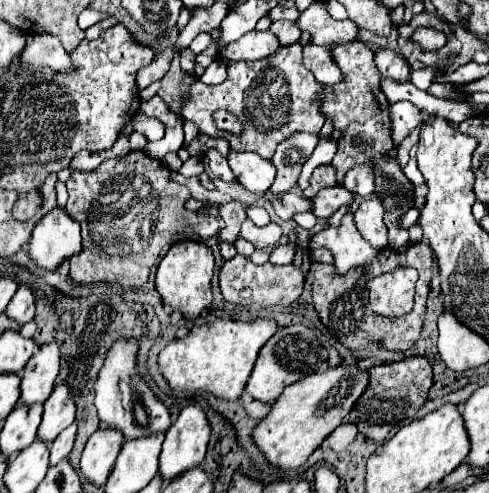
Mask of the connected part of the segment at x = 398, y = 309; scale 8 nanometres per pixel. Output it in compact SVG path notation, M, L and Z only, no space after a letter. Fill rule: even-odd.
M396 267L367 283L369 307L386 317L402 317L414 305L414 283L418 279L416 269Z

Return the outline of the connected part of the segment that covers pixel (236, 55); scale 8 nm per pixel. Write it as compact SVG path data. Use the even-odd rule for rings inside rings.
M250 31L226 47L222 45L218 53L230 61L258 61L276 53L278 47L278 37L272 31Z

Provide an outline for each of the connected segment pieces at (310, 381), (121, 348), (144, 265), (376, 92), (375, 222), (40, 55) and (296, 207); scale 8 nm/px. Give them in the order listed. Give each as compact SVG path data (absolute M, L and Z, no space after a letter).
M358 361L348 365L336 365L322 373L312 373L294 385L288 385L274 403L272 411L254 429L254 441L268 461L282 469L296 469L308 461L308 457L322 445L322 441L348 417L354 403L366 391L370 373L366 367L358 367Z
M124 337L112 343L112 347L106 353L104 367L100 369L98 379L94 383L94 389L96 389L96 407L98 407L100 425L122 429L126 439L138 439L152 433L164 433L172 425L170 409L150 389L146 379L140 377L138 341L134 337Z
M130 151L124 159L106 159L94 171L78 171L66 187L70 193L66 209L82 225L82 251L70 259L70 277L78 285L112 281L122 287L140 287L148 281L152 265L174 241L182 237L208 239L220 231L220 221L212 215L198 215L198 211L186 209L190 191L174 183L168 167L144 151Z
M354 41L350 45L334 45L332 57L336 65L344 73L344 81L332 87L326 87L322 91L322 113L326 117L332 117L334 127L342 129L342 141L338 141L338 151L334 155L334 169L338 183L344 183L344 175L348 169L354 165L362 165L362 161L374 161L382 149L392 147L390 139L390 103L386 97L382 97L382 91L378 89L380 73L374 63L374 51L360 43Z
M374 197L374 199L364 199L354 213L358 231L362 233L362 237L366 237L366 241L370 241L378 249L388 247L384 211L386 211L384 203L378 197Z
M46 33L28 35L28 43L26 43L26 49L22 51L18 69L34 71L44 65L50 65L54 71L60 71L60 73L70 73L72 69L70 55L64 51L58 37L46 35Z
M284 193L276 199L272 199L272 207L274 207L276 215L286 221L286 219L292 219L292 215L298 211L310 211L310 199L294 195L294 193Z

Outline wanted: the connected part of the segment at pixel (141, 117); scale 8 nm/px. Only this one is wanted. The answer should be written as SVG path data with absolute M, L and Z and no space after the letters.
M136 113L134 119L135 131L144 133L148 141L157 141L164 136L165 128L157 119L149 118L142 113Z

